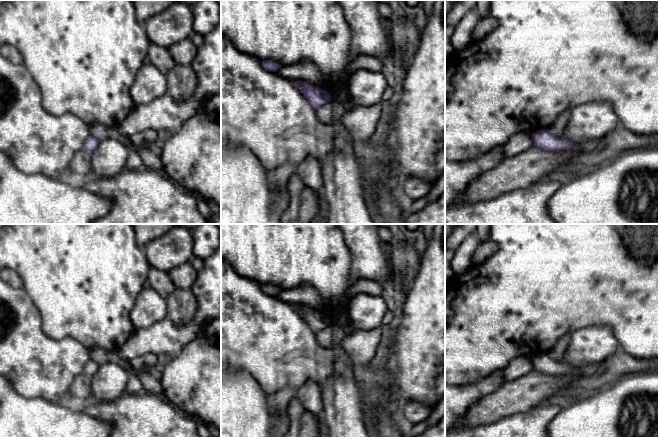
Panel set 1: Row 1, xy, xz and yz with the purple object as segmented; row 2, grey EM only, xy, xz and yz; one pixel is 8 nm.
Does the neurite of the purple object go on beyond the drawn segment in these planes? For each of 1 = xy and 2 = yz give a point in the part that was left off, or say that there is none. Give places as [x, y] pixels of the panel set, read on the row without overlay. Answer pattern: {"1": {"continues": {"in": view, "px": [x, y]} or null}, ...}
{"1": {"continues": null}, "2": {"continues": null}}

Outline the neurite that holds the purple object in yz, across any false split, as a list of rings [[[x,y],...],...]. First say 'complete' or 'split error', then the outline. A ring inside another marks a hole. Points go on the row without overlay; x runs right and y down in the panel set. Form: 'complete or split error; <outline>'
complete; [[[541,353],[531,358],[533,370],[547,374],[555,375],[560,371],[571,370],[571,367],[568,364],[560,363],[552,359],[549,353]]]

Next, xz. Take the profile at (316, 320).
complete; [[[299,304],[294,307],[294,310],[302,316],[314,335],[332,325],[330,316],[309,306]]]

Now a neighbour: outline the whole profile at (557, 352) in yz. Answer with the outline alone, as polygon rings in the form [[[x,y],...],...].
[[[567,334],[564,337],[562,337],[558,341],[558,343],[554,346],[554,348],[549,352],[549,355],[552,359],[554,359],[557,362],[566,364],[566,362],[564,361],[563,355],[566,348],[569,345],[569,342],[571,340],[571,335],[572,334]]]

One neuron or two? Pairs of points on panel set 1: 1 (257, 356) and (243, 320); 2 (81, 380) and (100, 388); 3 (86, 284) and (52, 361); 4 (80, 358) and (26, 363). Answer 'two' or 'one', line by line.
1: one
2: two
3: two
4: one

